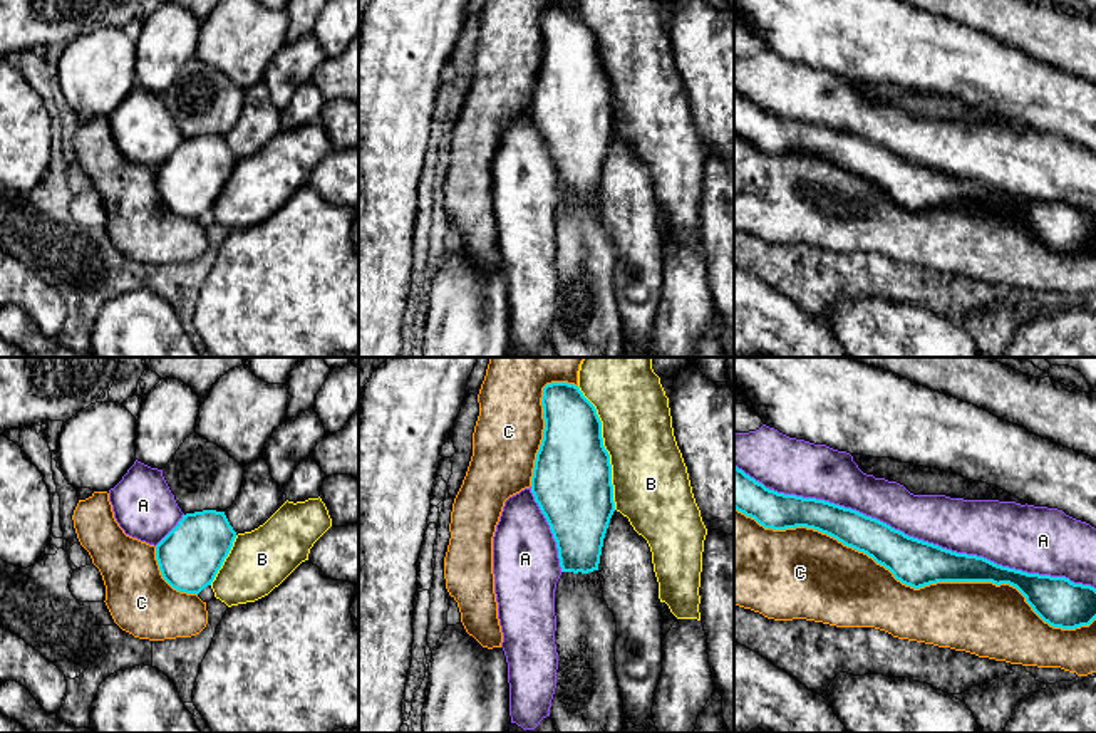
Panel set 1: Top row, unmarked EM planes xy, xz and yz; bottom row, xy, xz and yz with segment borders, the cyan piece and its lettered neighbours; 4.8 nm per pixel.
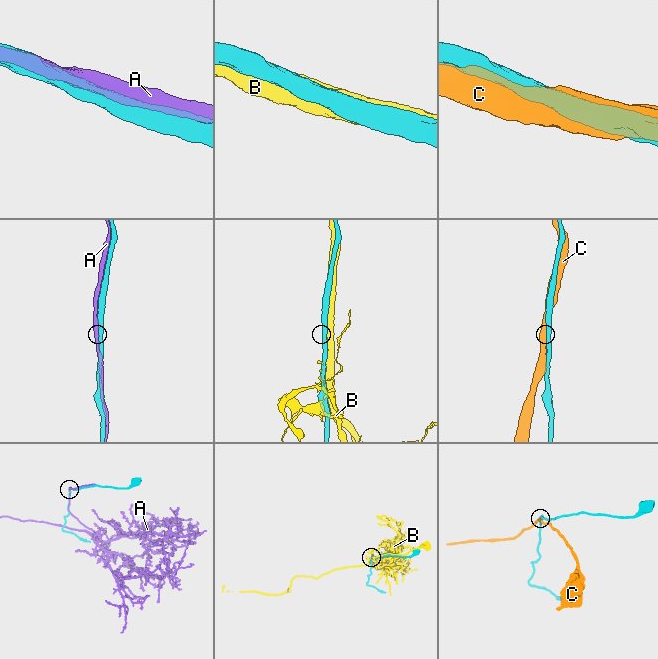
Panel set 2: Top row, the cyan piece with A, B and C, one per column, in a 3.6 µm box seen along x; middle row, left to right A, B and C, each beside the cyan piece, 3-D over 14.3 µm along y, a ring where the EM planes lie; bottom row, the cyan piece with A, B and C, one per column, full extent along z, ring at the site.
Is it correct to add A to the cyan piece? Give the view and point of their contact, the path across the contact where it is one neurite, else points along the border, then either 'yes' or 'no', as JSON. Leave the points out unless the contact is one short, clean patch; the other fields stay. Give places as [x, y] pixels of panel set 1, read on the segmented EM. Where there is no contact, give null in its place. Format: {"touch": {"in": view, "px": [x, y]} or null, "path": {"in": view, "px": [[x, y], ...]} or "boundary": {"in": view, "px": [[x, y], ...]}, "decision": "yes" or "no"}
{"touch": {"in": "yz", "px": [915, 539]}, "decision": "no"}

